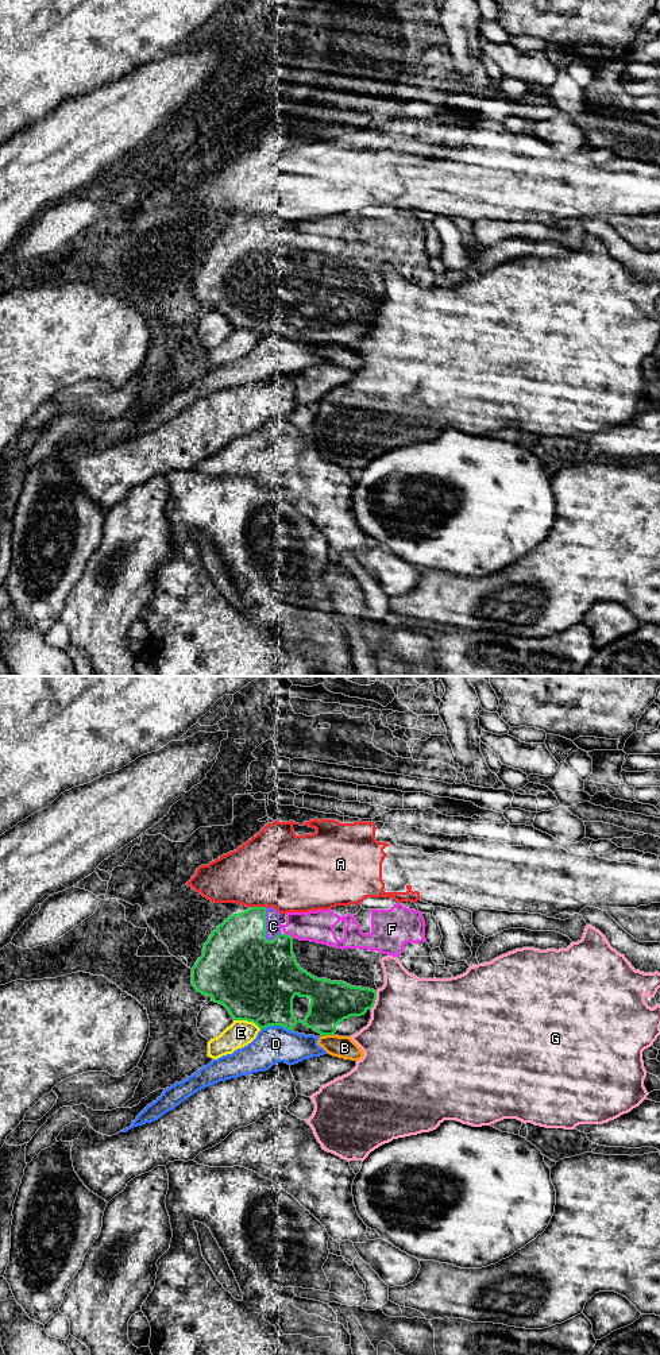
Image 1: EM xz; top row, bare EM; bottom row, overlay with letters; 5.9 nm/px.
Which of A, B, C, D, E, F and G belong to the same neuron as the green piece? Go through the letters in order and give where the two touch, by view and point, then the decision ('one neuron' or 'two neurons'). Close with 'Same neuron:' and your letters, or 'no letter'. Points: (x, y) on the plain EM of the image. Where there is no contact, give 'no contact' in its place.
A: xz (258, 216) | two neurons
B: xz (327, 343) | two neurons
C: xz (265, 234) | one neuron
D: xz (277, 334) | two neurons
E: xz (247, 329) | two neurons
F: xz (289, 244) | one neuron
G: xz (375, 308) | two neurons
Same neuron: C, F

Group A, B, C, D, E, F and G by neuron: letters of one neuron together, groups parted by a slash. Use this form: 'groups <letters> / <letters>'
groups A / B / C F / D / E / G

